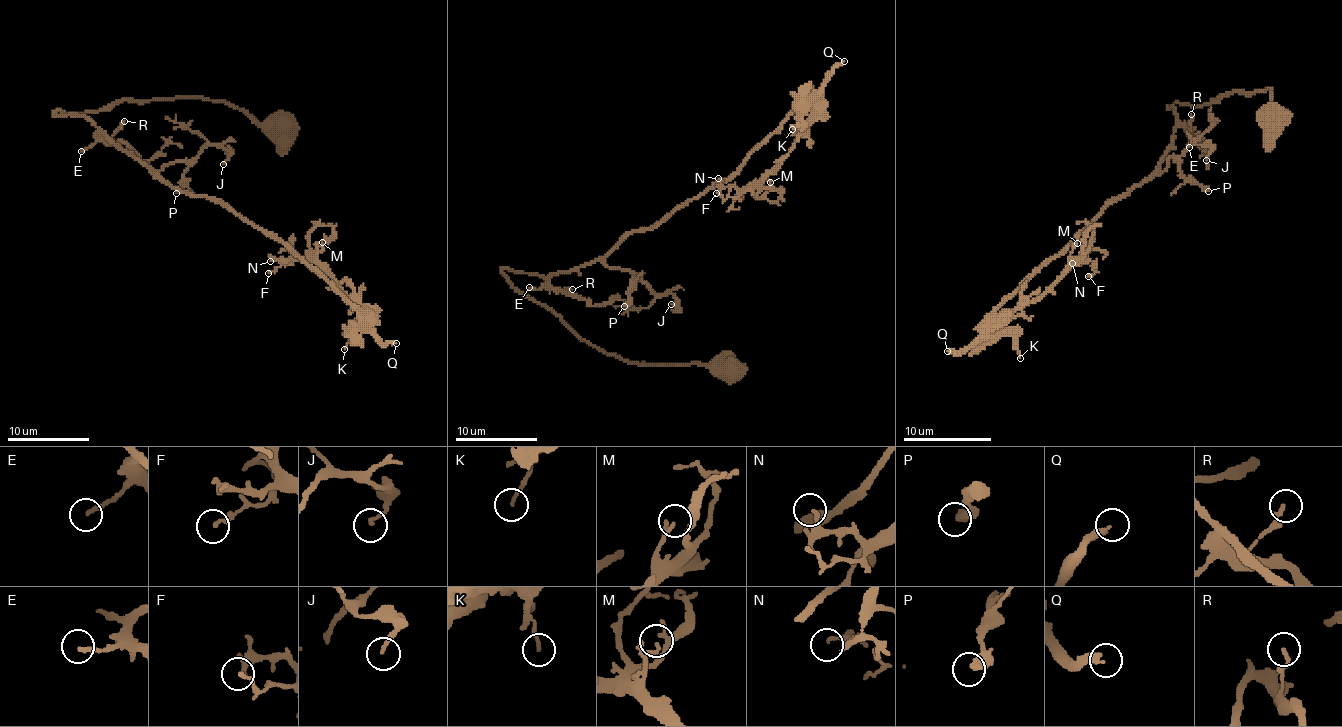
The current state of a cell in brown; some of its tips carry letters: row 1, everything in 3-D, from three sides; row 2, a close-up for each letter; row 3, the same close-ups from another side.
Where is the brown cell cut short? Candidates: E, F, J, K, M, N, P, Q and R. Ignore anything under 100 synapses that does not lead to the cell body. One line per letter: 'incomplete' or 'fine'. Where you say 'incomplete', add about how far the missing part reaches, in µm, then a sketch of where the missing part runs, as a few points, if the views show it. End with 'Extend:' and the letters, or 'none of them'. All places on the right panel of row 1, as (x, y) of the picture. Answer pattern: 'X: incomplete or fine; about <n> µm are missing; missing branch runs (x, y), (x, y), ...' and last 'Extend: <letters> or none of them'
E: fine
F: fine
J: fine
K: fine
M: fine
N: fine
P: fine
Q: incomplete; about 80 µm are missing
R: fine
Extend: Q

